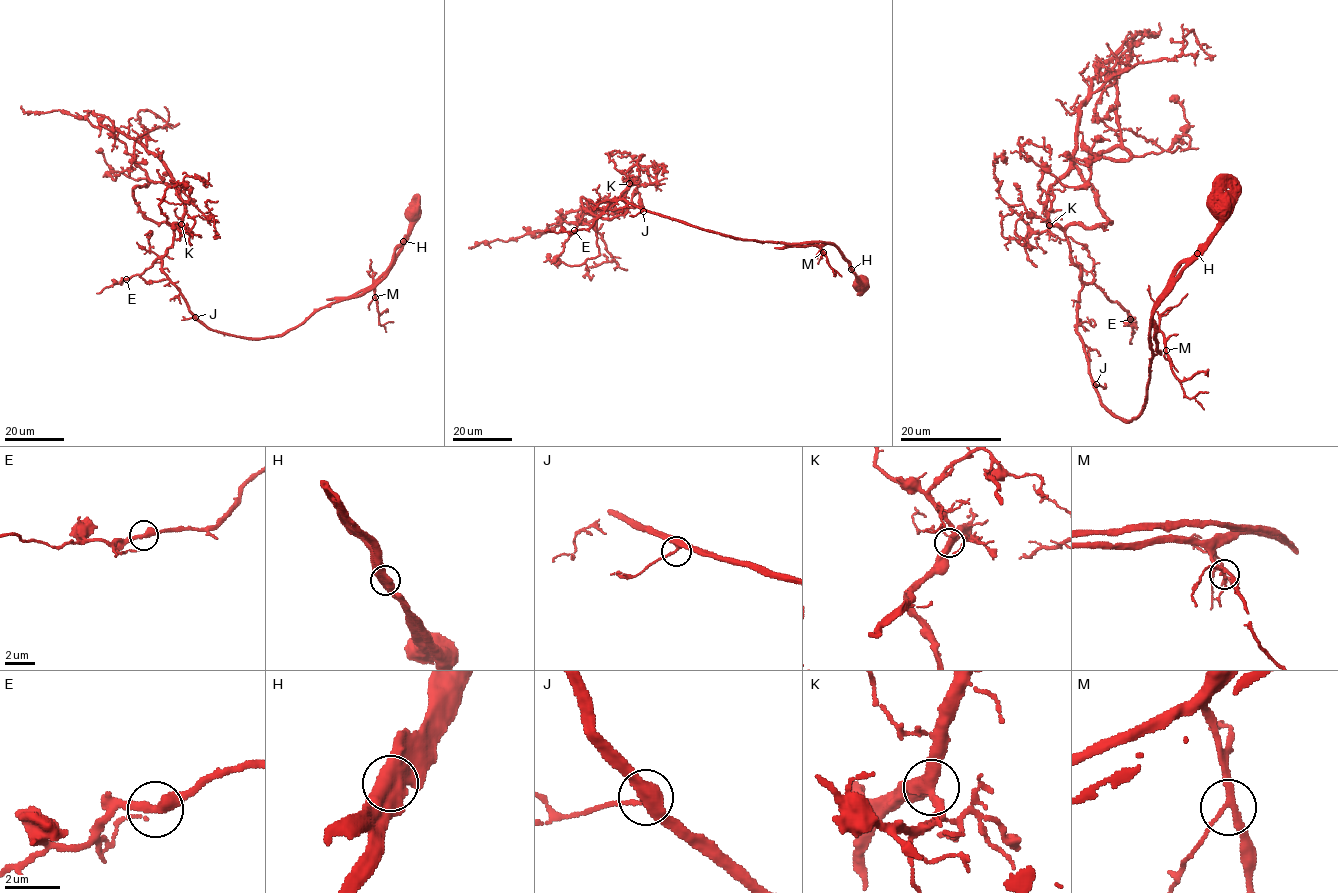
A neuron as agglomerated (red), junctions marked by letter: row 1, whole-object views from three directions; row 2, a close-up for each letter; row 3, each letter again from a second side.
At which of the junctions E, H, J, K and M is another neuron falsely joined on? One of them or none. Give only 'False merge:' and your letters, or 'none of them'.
False merge: H

